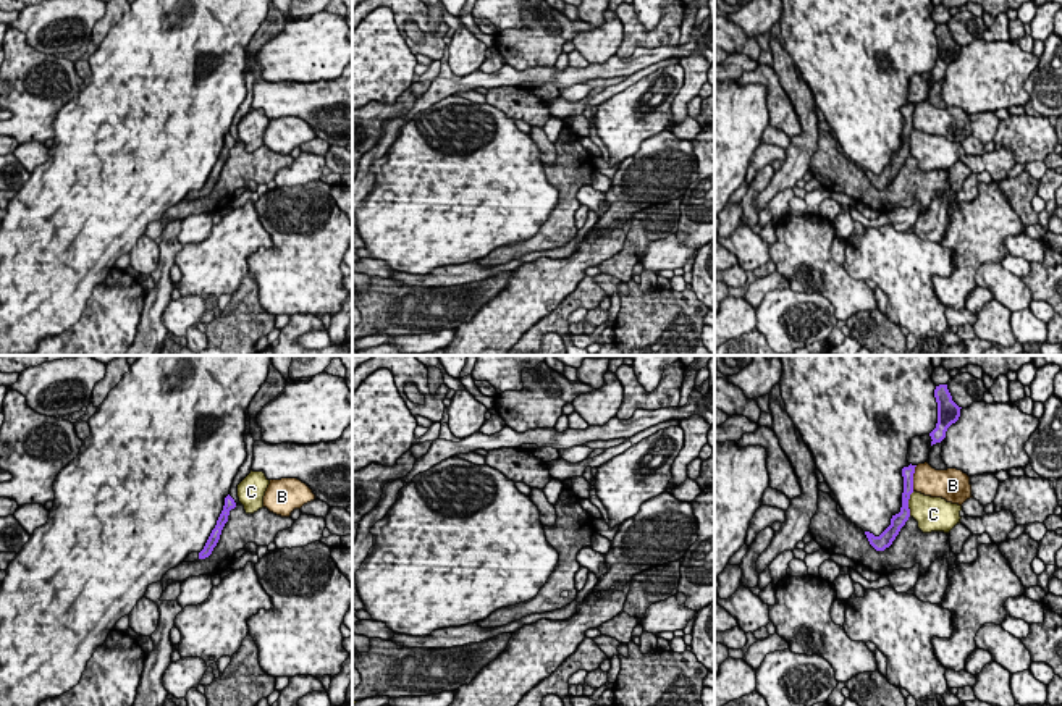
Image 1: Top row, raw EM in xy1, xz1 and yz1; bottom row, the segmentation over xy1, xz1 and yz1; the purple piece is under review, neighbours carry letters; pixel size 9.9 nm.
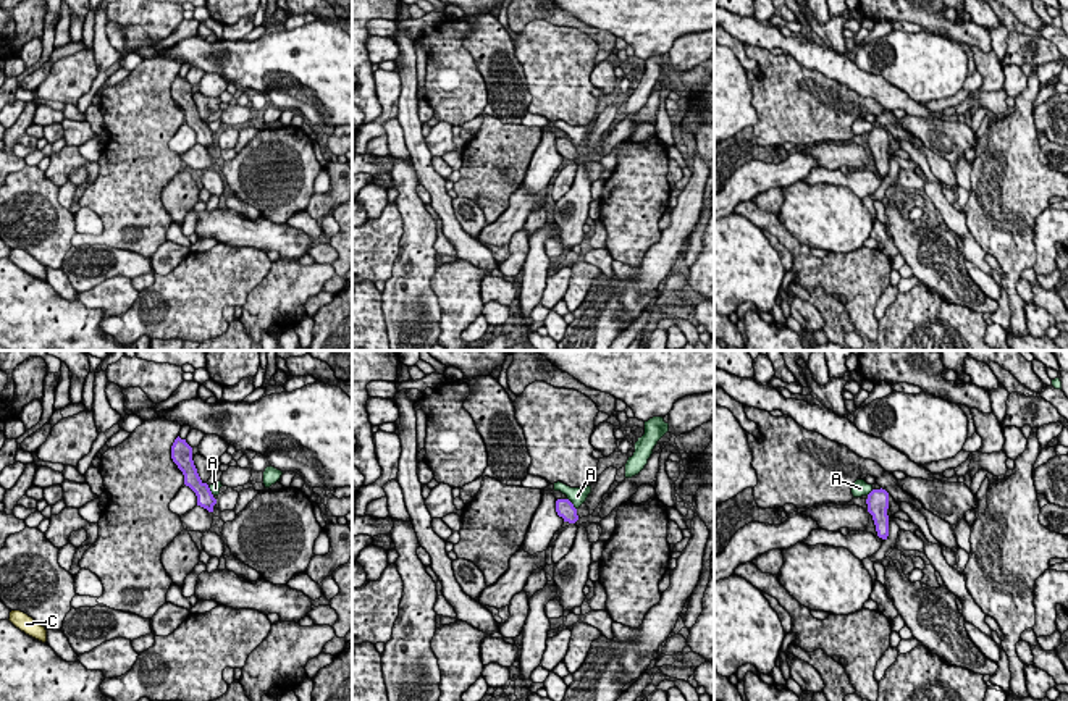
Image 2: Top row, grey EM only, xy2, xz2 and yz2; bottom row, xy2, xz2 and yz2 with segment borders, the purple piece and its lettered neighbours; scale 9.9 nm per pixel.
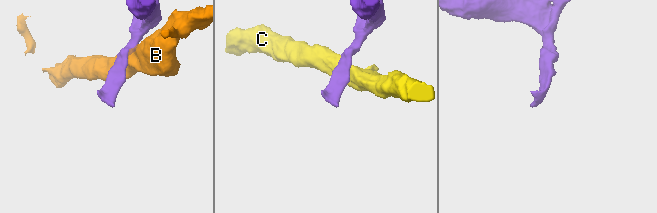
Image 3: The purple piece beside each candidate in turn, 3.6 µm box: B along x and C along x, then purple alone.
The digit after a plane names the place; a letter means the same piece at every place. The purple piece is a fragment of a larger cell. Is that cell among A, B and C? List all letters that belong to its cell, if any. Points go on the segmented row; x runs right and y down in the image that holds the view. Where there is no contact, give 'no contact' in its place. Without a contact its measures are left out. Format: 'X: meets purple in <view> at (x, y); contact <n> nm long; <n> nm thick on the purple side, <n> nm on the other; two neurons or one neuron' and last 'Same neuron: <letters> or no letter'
A: meets purple in xz2 at (572, 504); contact 150 nm long; 180 nm thick on the purple side, 180 nm on the other; two neurons
B: meets purple in yz1 at (912, 479); contact 260 nm long; 130 nm thick on the purple side, 280 nm on the other; two neurons
C: meets purple in yz1 at (907, 504); contact 260 nm long; 140 nm thick on the purple side, 320 nm on the other; two neurons
Same neuron: no letter

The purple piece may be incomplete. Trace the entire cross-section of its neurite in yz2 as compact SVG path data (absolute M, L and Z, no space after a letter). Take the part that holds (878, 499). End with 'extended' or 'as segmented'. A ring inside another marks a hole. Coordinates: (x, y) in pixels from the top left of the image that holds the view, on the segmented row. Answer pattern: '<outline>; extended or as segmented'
M872 489L866 499L868 512L872 515L877 536L887 539L889 536L889 493L885 489Z; as segmented

